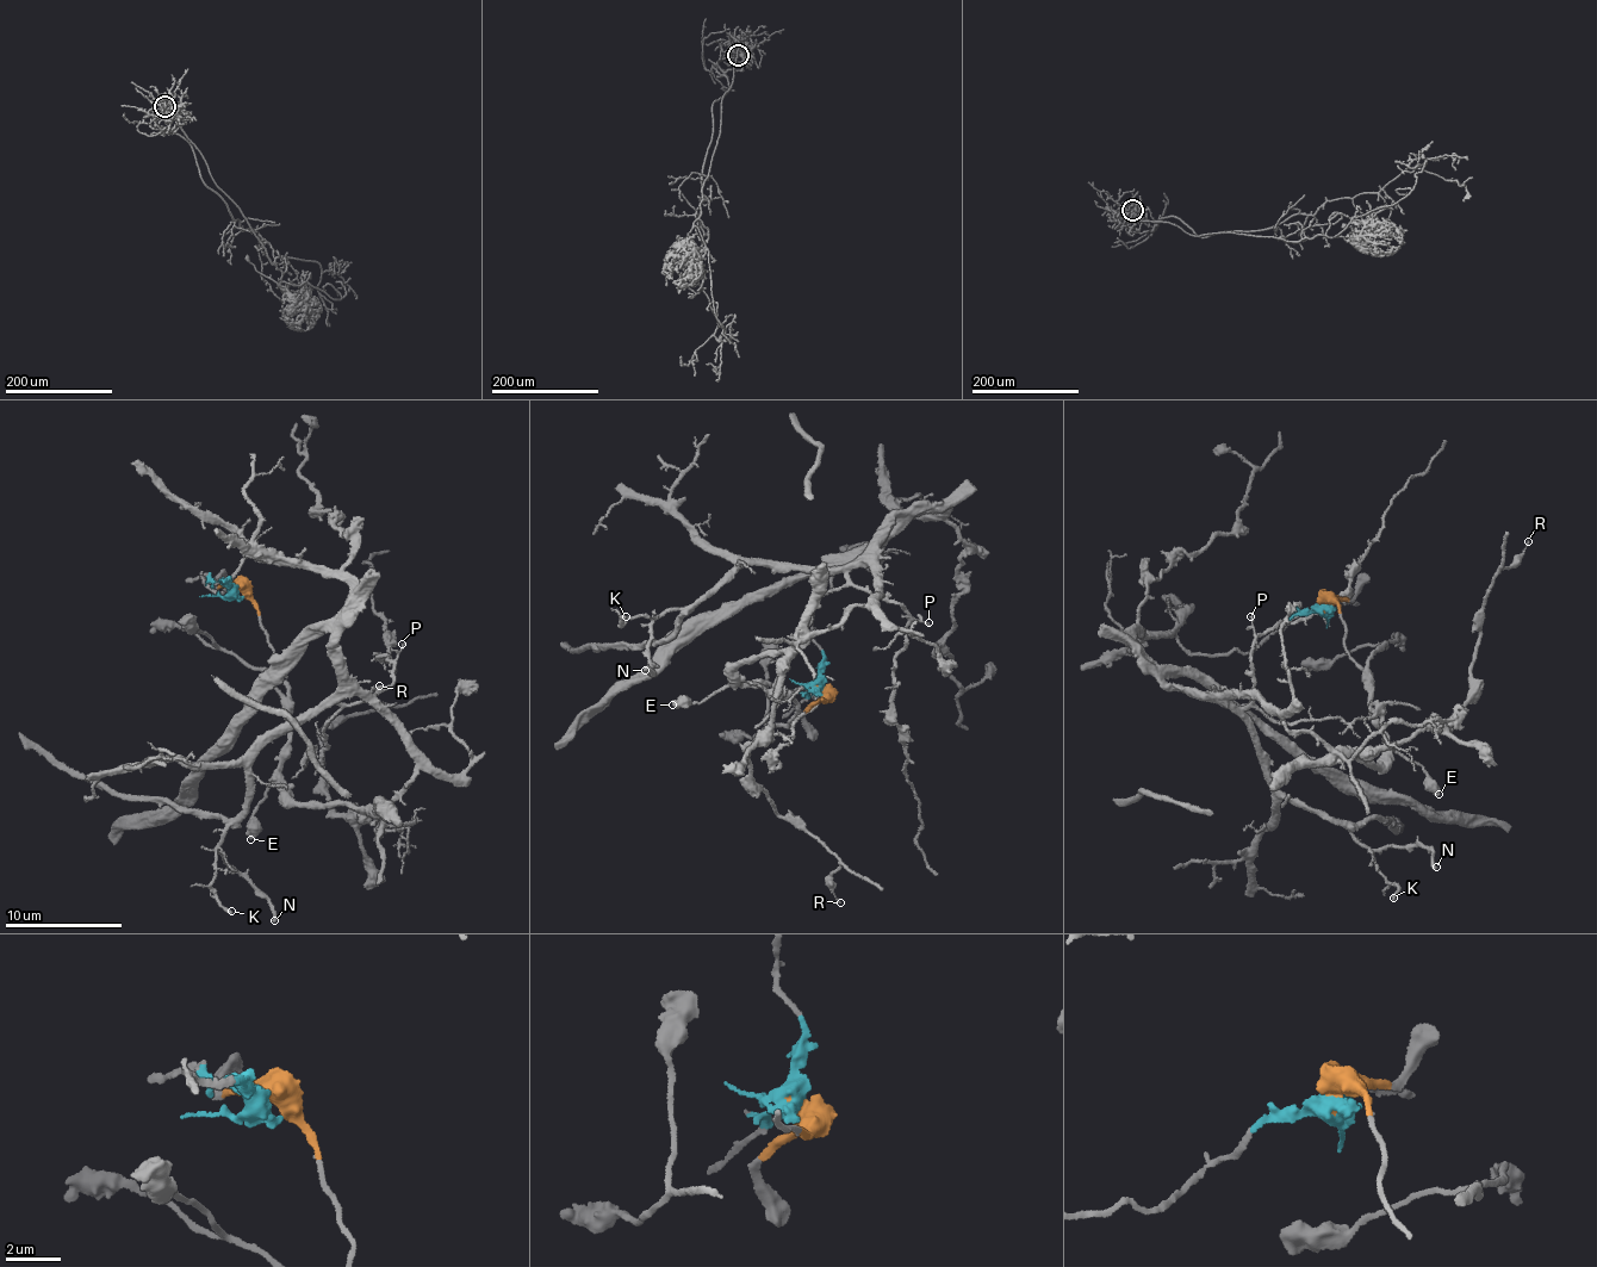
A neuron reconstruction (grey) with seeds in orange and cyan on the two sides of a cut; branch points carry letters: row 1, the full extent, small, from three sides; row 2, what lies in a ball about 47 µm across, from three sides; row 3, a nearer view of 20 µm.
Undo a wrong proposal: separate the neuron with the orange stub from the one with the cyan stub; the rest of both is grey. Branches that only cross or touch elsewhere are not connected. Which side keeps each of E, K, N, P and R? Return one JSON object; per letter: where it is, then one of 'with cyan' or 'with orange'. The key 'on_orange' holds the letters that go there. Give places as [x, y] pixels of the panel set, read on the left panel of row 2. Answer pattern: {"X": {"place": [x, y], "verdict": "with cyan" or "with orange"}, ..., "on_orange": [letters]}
{"E": {"place": [250, 839], "verdict": "with orange"}, "K": {"place": [231, 911], "verdict": "with cyan"}, "N": {"place": [274, 920], "verdict": "with cyan"}, "P": {"place": [402, 644], "verdict": "with cyan"}, "R": {"place": [379, 685], "verdict": "with orange"}, "on_orange": ["E", "R"]}

